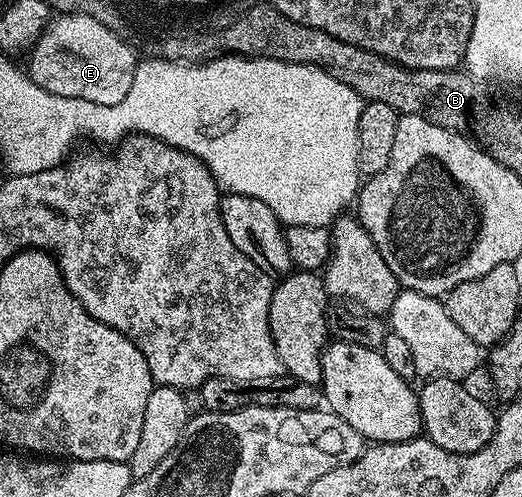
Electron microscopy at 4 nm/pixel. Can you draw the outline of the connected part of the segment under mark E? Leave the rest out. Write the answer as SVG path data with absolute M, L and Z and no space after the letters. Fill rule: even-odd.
M71 18L63 19L56 23L54 20L48 22L47 28L41 33L41 37L29 52L31 60L25 63L28 76L41 89L49 93L57 93L57 97L81 97L81 101L93 101L97 105L117 105L117 101L125 98L129 93L129 85L133 85L135 68L137 66L137 51L120 36L114 38L108 35L97 23L91 19Z

